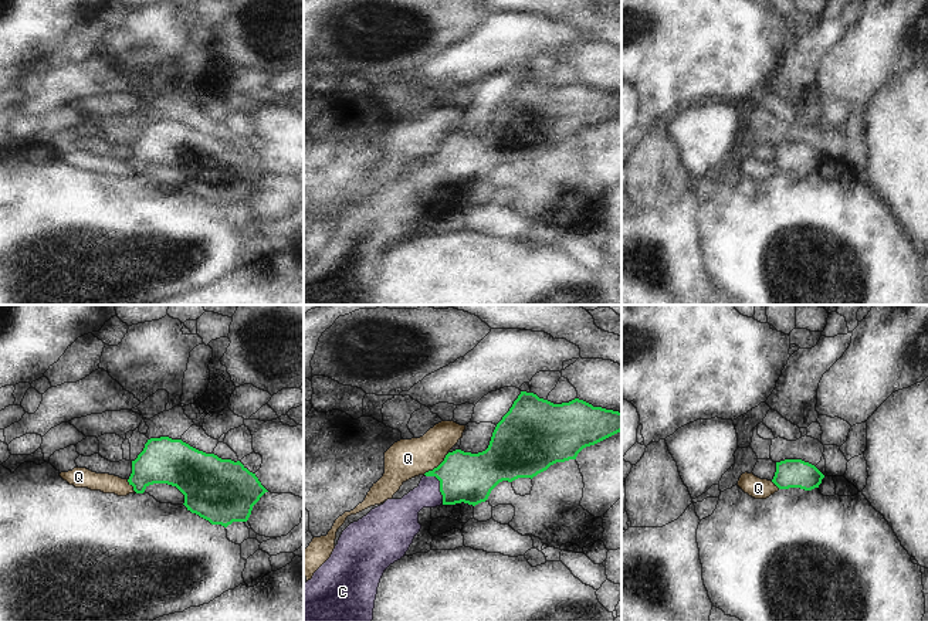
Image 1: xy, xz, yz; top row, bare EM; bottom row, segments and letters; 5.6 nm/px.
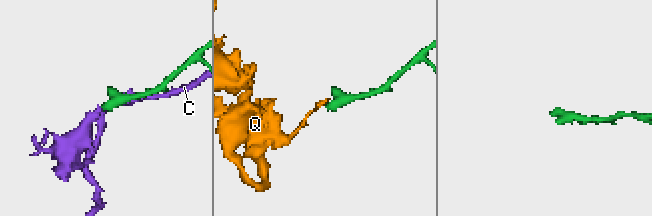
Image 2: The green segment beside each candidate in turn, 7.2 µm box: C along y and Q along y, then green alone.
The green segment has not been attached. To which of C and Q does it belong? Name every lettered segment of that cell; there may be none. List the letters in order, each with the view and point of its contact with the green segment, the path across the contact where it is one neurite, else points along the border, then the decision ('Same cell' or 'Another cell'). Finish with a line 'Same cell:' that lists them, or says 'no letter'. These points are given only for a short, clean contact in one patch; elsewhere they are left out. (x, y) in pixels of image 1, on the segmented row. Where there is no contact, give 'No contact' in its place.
C: Touches green at xz (440, 487). Path across: xz (464, 477), (440, 487), (420, 496), (405, 512). Same cell
Q: Touches green at xz (437, 467). Boundary: xz (449, 452), (436, 467), (423, 474). Another cell
Same cell: C.

